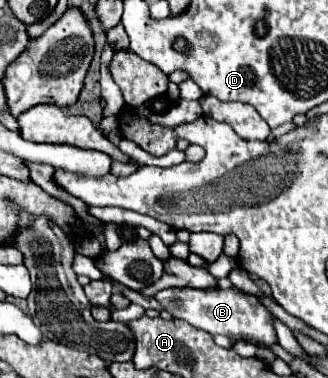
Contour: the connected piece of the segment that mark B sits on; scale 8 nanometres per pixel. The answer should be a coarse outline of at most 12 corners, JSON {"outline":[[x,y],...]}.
{"outline":[[163,289],[175,319],[273,345],[271,313],[237,289]]}

